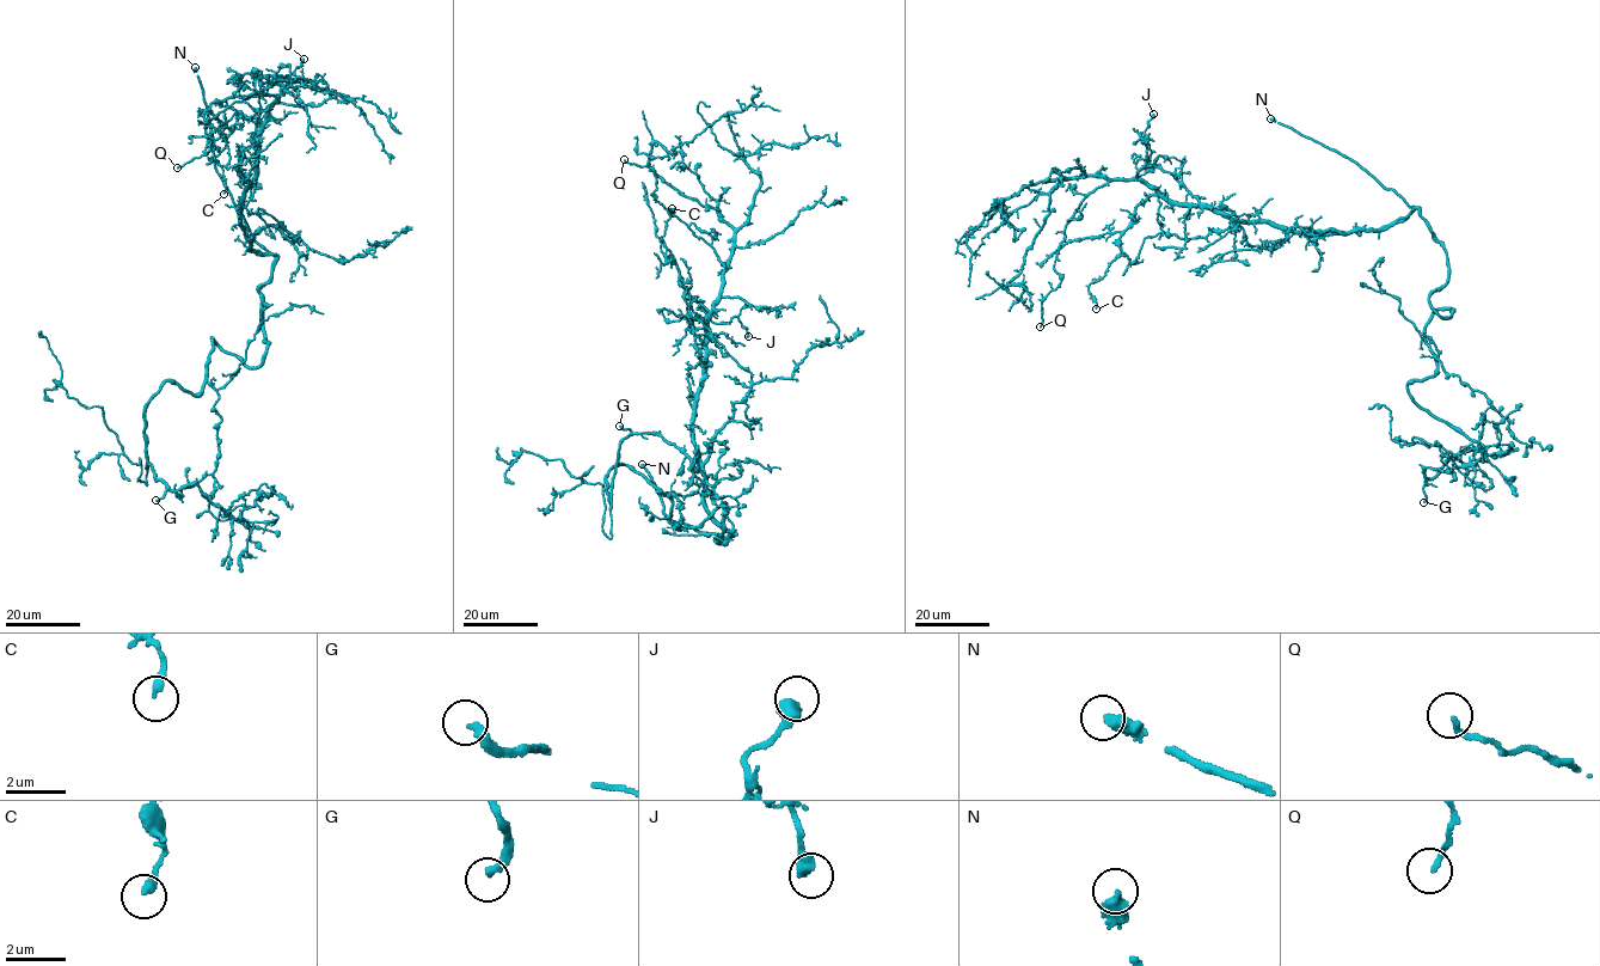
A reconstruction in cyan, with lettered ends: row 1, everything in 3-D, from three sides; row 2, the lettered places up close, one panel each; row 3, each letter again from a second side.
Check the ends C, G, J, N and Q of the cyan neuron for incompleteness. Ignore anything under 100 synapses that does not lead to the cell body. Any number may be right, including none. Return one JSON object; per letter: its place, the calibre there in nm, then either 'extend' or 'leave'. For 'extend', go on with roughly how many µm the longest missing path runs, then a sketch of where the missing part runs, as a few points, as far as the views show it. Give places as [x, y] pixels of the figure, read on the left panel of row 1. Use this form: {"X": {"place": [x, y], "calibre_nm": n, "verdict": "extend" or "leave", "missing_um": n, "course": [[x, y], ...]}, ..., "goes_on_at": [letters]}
{"C": {"place": [224, 194], "calibre_nm": 260, "verdict": "leave"}, "G": {"place": [155, 500], "calibre_nm": 280, "verdict": "extend", "missing_um": 70, "course": [[155, 500], [97, 507], [89, 512], [74, 535], [34, 549], [20, 536], [18, 513], [5, 509]]}, "J": {"place": [304, 59], "calibre_nm": 500, "verdict": "leave"}, "N": {"place": [195, 67], "calibre_nm": 400, "verdict": "extend", "missing_um": 20, "course": [[195, 67], [191, 53], [198, 32], [192, 35], [191, 29]]}, "Q": {"place": [177, 167], "calibre_nm": 160, "verdict": "leave"}, "goes_on_at": ["G", "N"]}

